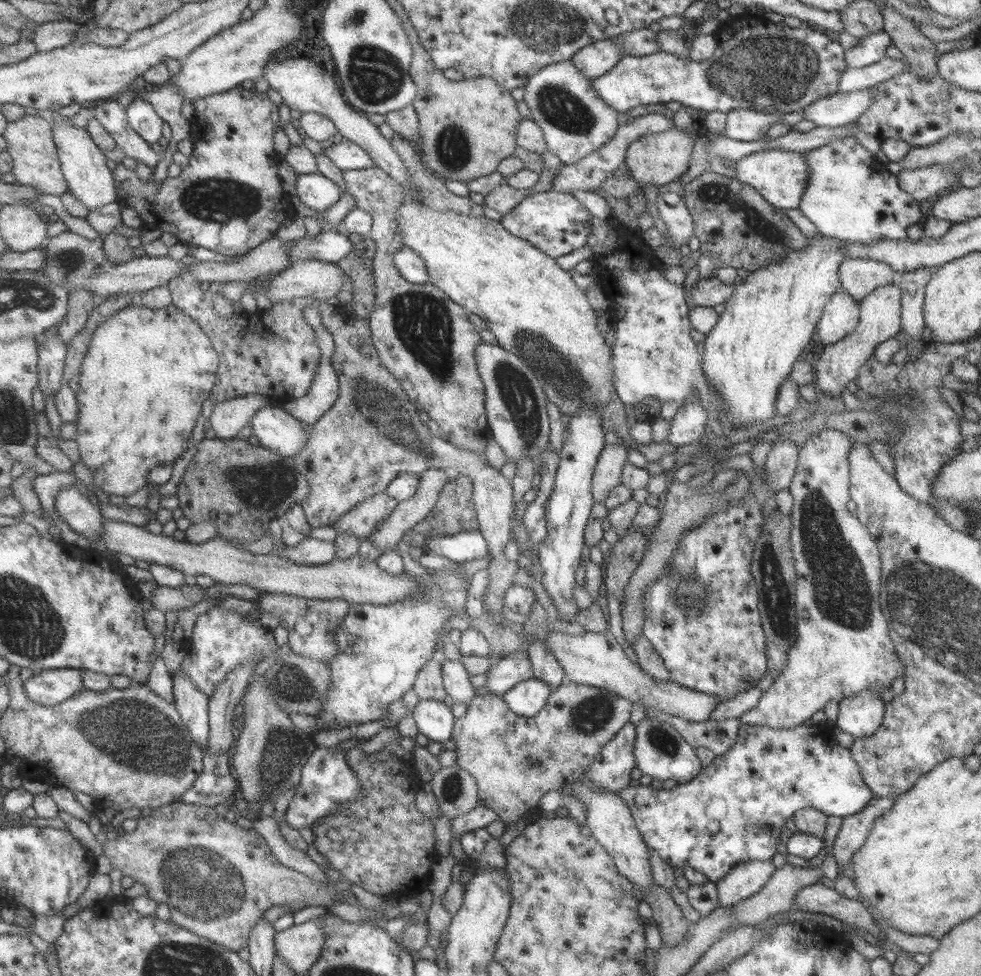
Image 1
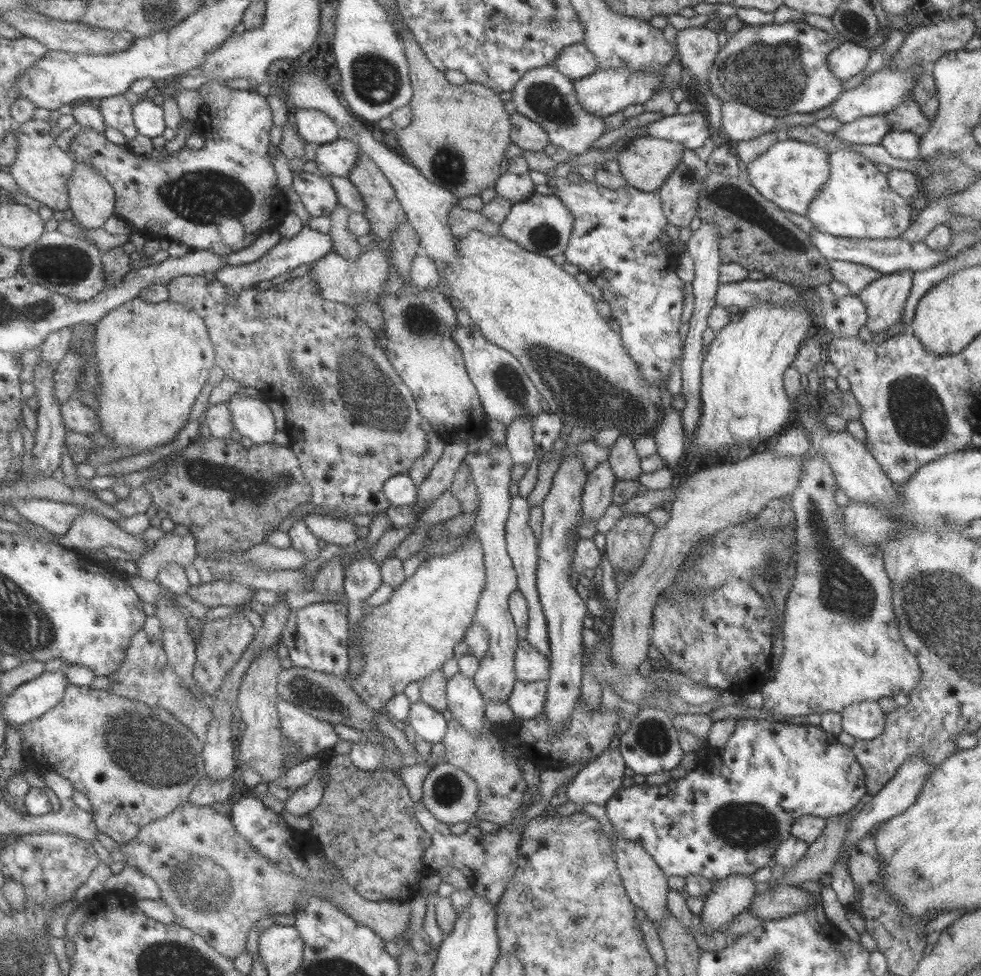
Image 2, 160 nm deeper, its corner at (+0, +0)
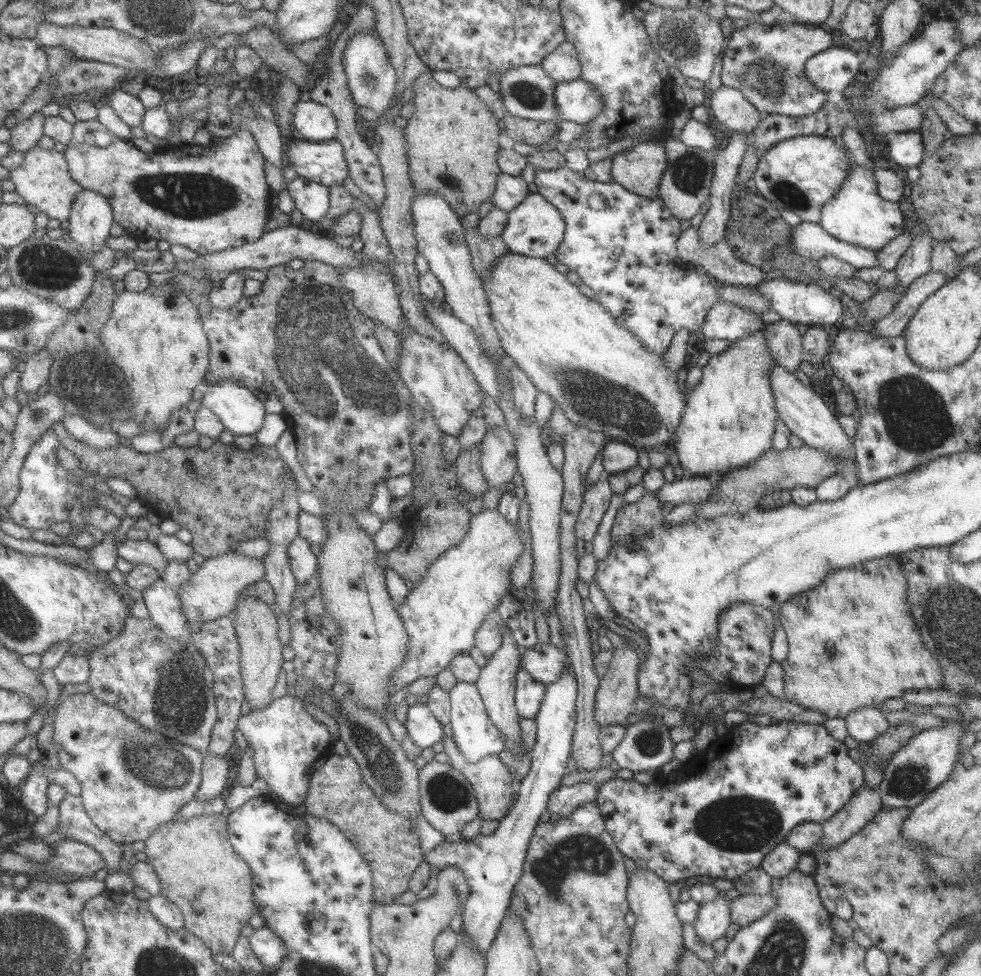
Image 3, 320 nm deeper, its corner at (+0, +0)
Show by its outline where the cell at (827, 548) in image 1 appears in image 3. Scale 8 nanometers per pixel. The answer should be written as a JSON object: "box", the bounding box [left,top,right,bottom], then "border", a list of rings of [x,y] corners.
{"box":[778,557,942,720],"border":[[[895,557],[871,559],[832,570],[819,586],[782,602],[778,610],[778,622],[788,642],[787,656],[780,662],[784,672],[784,698],[803,709],[844,720],[847,714],[859,708],[881,709],[884,700],[899,698],[905,691],[942,686],[939,663],[924,647],[908,608],[906,578]]]}

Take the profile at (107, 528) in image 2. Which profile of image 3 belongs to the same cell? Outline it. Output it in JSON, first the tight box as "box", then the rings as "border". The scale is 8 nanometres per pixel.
{"box":[118,538,170,580],"border":[[[125,538],[118,546],[118,553],[121,558],[127,560],[133,566],[139,564],[152,566],[160,572],[161,578],[164,580],[163,576],[166,575],[170,560],[157,543],[148,539],[130,540]]]}

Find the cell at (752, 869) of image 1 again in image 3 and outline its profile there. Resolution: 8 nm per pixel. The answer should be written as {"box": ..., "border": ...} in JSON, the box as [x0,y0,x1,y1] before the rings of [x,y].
{"box":[692,894,730,945],"border":[[[721,894],[719,898],[700,905],[696,919],[692,922],[700,942],[710,945],[717,938],[724,936],[730,923],[729,901]]]}

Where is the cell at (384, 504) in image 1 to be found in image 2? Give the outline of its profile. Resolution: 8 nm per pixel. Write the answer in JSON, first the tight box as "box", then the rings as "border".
{"box":[302,514,357,549],"border":[[[309,514],[302,518],[309,532],[319,540],[324,540],[329,544],[337,544],[349,549],[353,542],[357,540],[355,535],[356,525],[352,521],[321,516],[320,514]]]}

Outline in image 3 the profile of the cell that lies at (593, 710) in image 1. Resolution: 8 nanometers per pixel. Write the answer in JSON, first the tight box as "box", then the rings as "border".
{"box":[441,736,520,821],"border":[[[453,736],[450,738],[442,738],[441,744],[443,745],[446,761],[454,770],[457,770],[473,788],[478,802],[478,816],[481,817],[482,820],[497,819],[499,821],[500,818],[503,818],[508,812],[509,806],[513,804],[517,789],[520,786],[519,783],[513,783],[509,768],[501,763],[497,755],[484,757],[475,763],[467,763],[463,754],[457,751]]]}

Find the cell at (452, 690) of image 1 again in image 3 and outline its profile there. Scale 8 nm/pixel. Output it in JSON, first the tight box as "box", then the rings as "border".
{"box":[449,681,504,763],"border":[[[457,681],[449,691],[450,700],[450,724],[453,741],[457,751],[463,754],[467,763],[475,763],[484,757],[498,755],[504,750],[503,737],[499,735],[499,730],[491,724],[487,717],[481,697],[474,683]]]}

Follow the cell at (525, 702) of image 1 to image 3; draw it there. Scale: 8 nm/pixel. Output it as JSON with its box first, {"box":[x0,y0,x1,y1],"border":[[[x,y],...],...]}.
{"box":[514,651,545,719],"border":[[[521,651],[514,682],[514,706],[520,719],[535,719],[542,703],[545,687],[542,682],[537,682],[521,664]]]}

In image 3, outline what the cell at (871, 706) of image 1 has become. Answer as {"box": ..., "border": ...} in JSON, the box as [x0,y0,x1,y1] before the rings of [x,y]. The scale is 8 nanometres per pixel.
{"box":[844,707,889,743],"border":[[[863,707],[847,714],[844,722],[847,728],[847,735],[858,743],[869,743],[885,734],[889,728],[885,720],[884,710],[874,707]]]}

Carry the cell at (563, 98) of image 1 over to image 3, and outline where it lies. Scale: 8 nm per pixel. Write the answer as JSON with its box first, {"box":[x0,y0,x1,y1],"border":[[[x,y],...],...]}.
{"box":[498,64,562,126],"border":[[[540,64],[516,66],[513,69],[505,70],[498,78],[498,85],[498,95],[505,107],[506,114],[534,121],[554,122],[559,126],[562,120],[558,118],[554,107],[554,86],[556,82],[548,77]]]}

